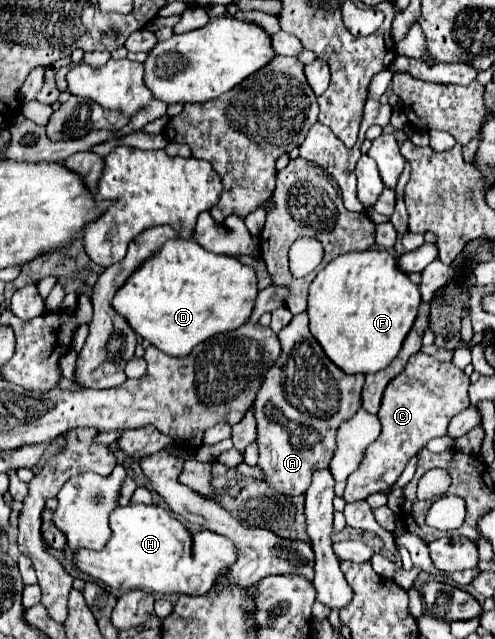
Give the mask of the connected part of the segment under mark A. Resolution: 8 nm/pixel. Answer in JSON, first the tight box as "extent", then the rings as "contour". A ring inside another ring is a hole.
{"extent":[253,312,365,496],"contour":[[[305,312],[293,316],[293,320],[277,334],[277,338],[281,344],[281,356],[277,358],[275,366],[267,370],[253,404],[257,418],[259,466],[267,476],[265,482],[273,490],[287,496],[299,496],[305,494],[305,490],[309,488],[313,472],[329,466],[335,452],[335,434],[339,424],[361,408],[361,388],[365,376],[363,374],[349,376],[343,370],[339,370],[329,358],[325,358],[325,352],[321,350],[321,346],[317,346],[315,338],[309,334],[309,318]]]}

